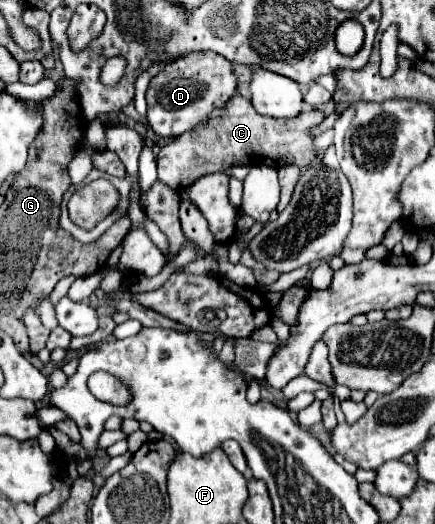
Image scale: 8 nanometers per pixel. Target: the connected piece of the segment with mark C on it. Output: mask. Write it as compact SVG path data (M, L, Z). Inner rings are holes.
M237 88L235 94L227 100L225 108L213 110L213 114L209 114L207 124L195 126L193 130L169 140L161 148L161 152L157 154L159 180L167 186L173 186L175 190L185 190L197 178L211 172L221 172L227 166L309 166L319 156L315 150L315 136L311 134L311 130L323 124L323 120L325 110L311 106L305 106L295 118L261 116Z

